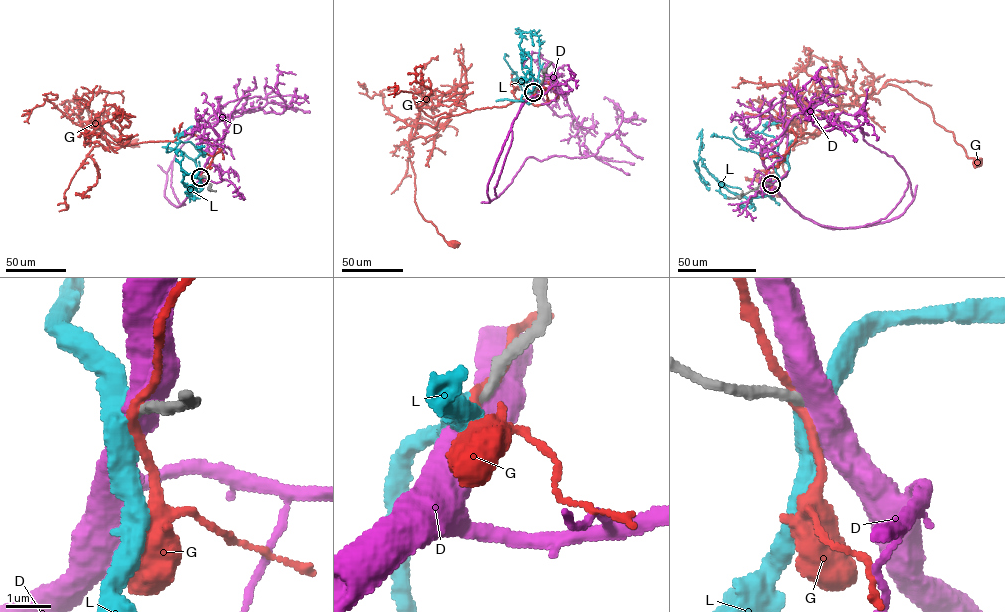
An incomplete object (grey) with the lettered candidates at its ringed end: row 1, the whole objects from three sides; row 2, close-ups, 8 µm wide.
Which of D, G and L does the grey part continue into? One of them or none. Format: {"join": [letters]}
{"join": ["L"]}

